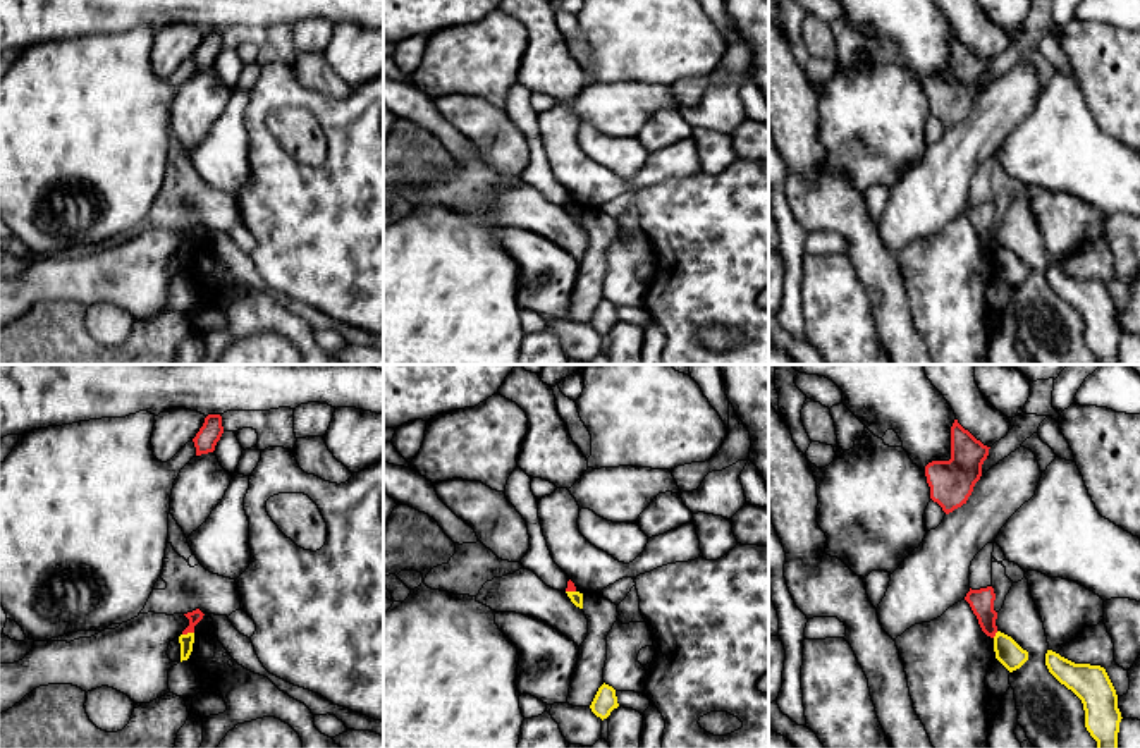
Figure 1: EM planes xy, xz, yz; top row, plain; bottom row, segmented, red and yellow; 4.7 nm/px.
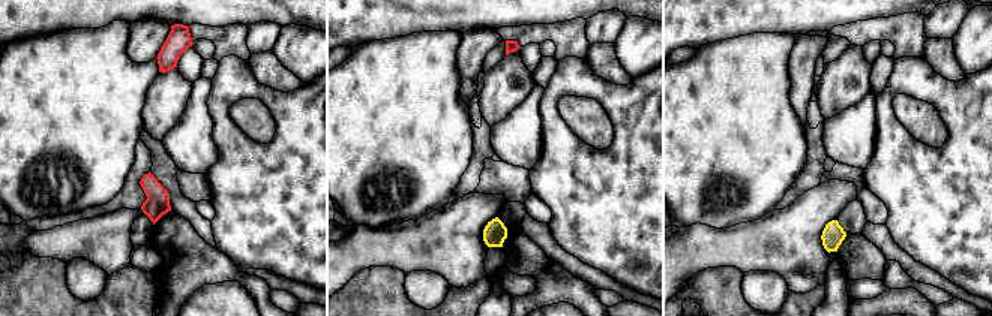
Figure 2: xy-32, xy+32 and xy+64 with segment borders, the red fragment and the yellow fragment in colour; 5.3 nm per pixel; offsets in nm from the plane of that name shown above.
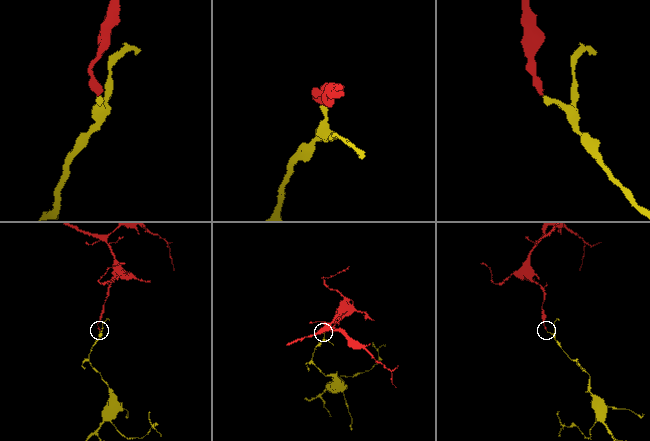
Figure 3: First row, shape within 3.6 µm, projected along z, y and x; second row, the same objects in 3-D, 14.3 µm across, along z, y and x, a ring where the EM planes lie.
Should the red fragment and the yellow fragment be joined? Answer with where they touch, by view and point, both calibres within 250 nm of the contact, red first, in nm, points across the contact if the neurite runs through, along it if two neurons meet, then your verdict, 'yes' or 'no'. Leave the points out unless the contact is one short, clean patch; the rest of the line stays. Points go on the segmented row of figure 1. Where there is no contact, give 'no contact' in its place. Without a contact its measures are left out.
xy (188, 631) | 60/70 nm | along xy (193, 631), (183, 635) | no

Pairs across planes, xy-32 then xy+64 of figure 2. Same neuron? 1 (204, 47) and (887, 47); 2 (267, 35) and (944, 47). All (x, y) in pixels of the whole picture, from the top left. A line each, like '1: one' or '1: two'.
1: one
2: two

